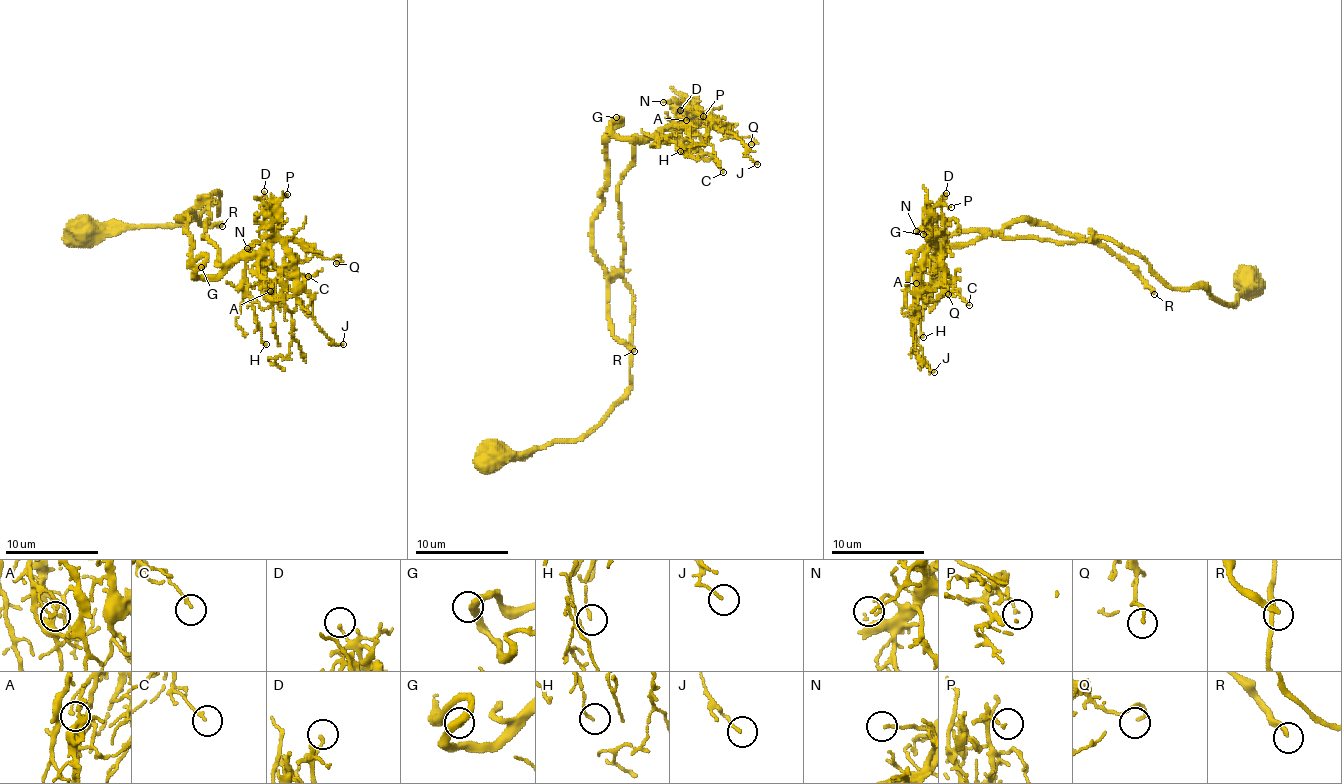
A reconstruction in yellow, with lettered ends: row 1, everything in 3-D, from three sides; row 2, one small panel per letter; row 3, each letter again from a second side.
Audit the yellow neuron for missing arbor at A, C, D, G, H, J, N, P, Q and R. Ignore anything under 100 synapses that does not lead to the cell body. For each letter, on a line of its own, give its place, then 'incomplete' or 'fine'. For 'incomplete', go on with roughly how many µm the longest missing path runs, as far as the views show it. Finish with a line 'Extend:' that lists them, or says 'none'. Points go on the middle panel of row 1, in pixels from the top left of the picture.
A: place (686, 120); fine
C: place (723, 172); fine
D: place (680, 110); fine
G: place (616, 117); fine
H: place (680, 151); fine
J: place (757, 164); fine
N: place (663, 102); fine
P: place (703, 116); fine
Q: place (751, 144); fine
R: place (634, 351); incomplete; missing 25 µm
Extend: R

